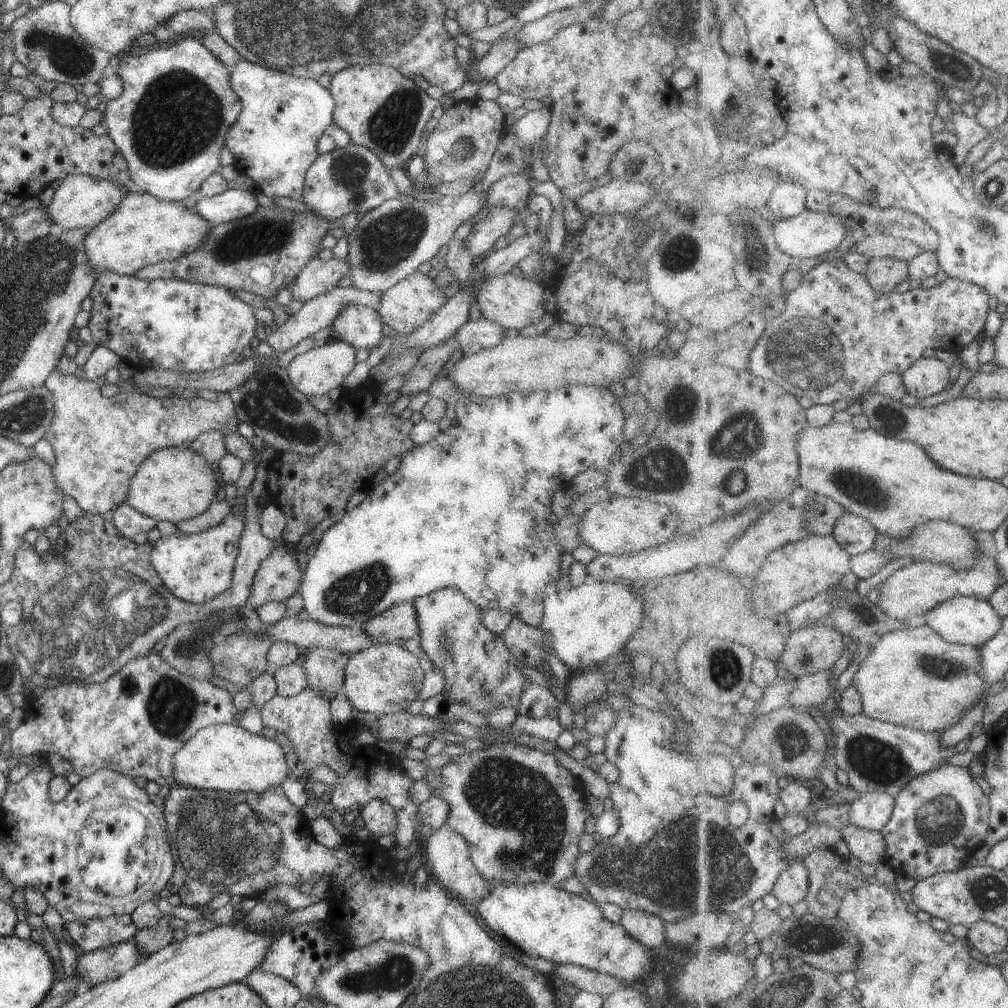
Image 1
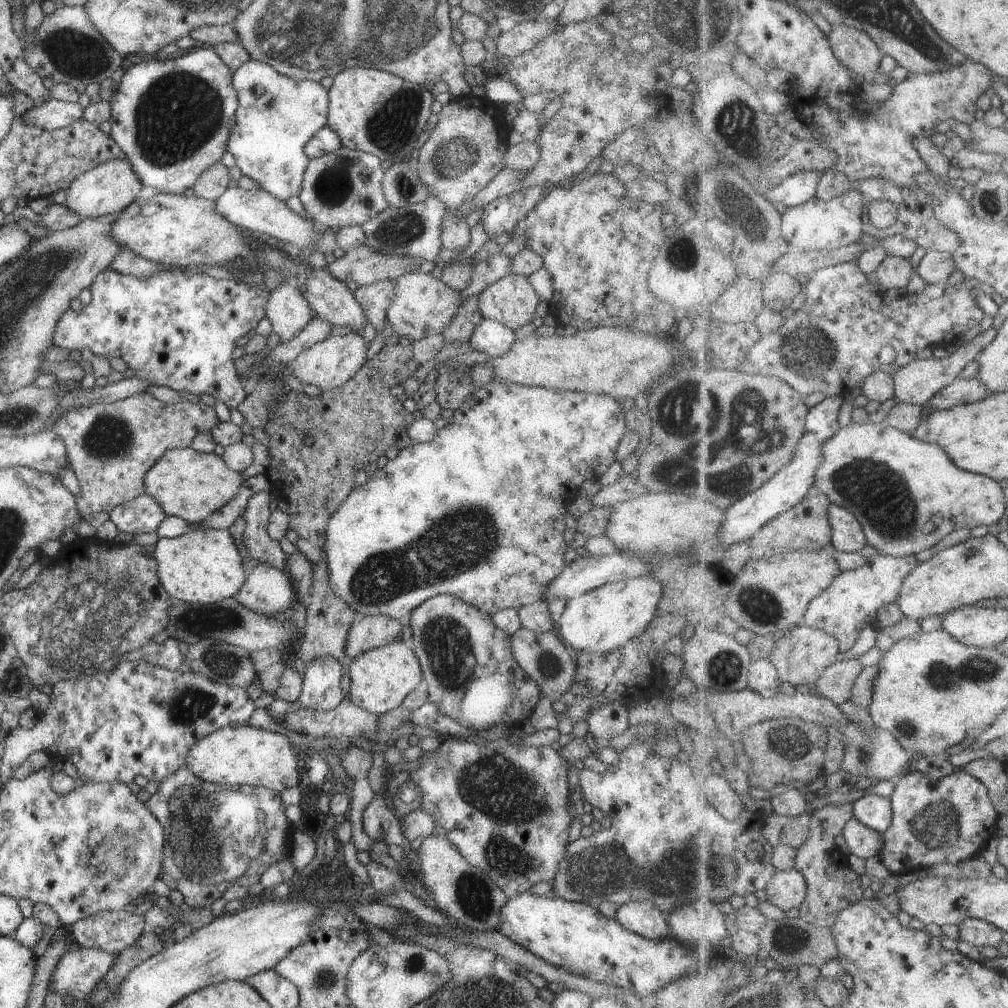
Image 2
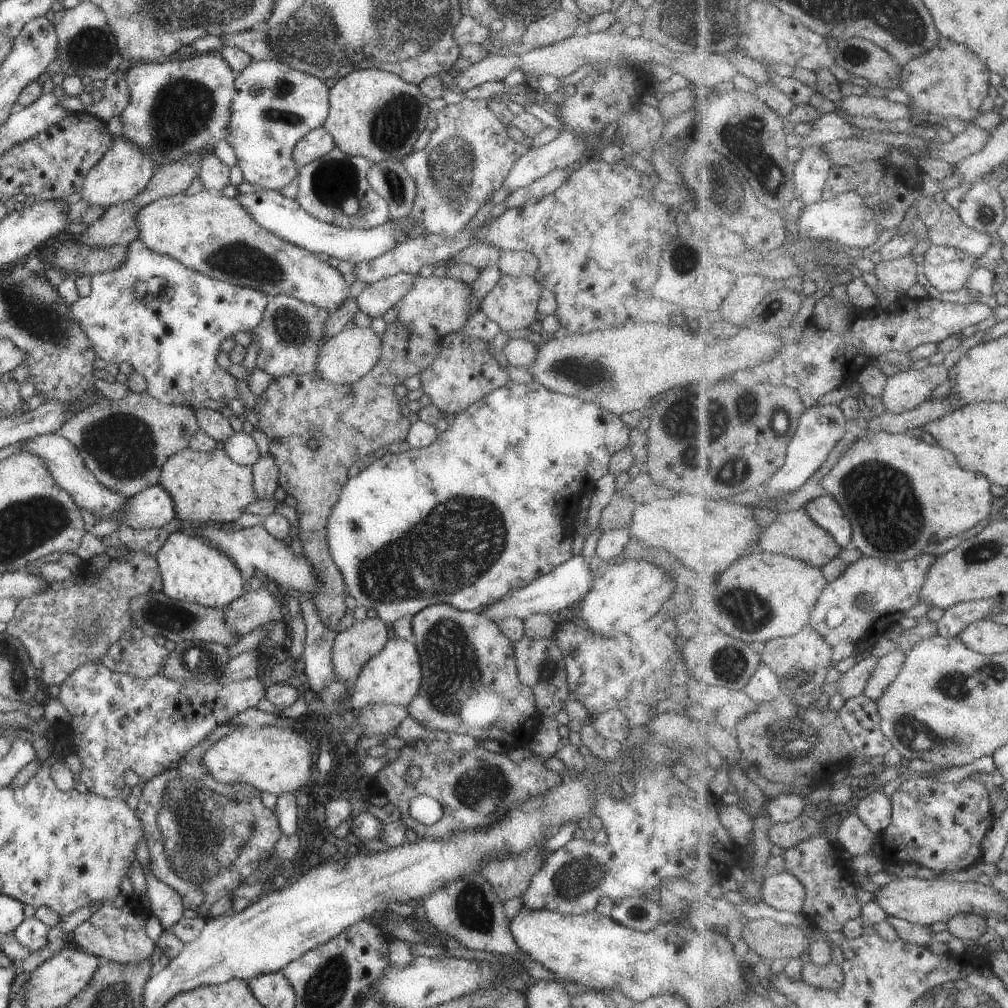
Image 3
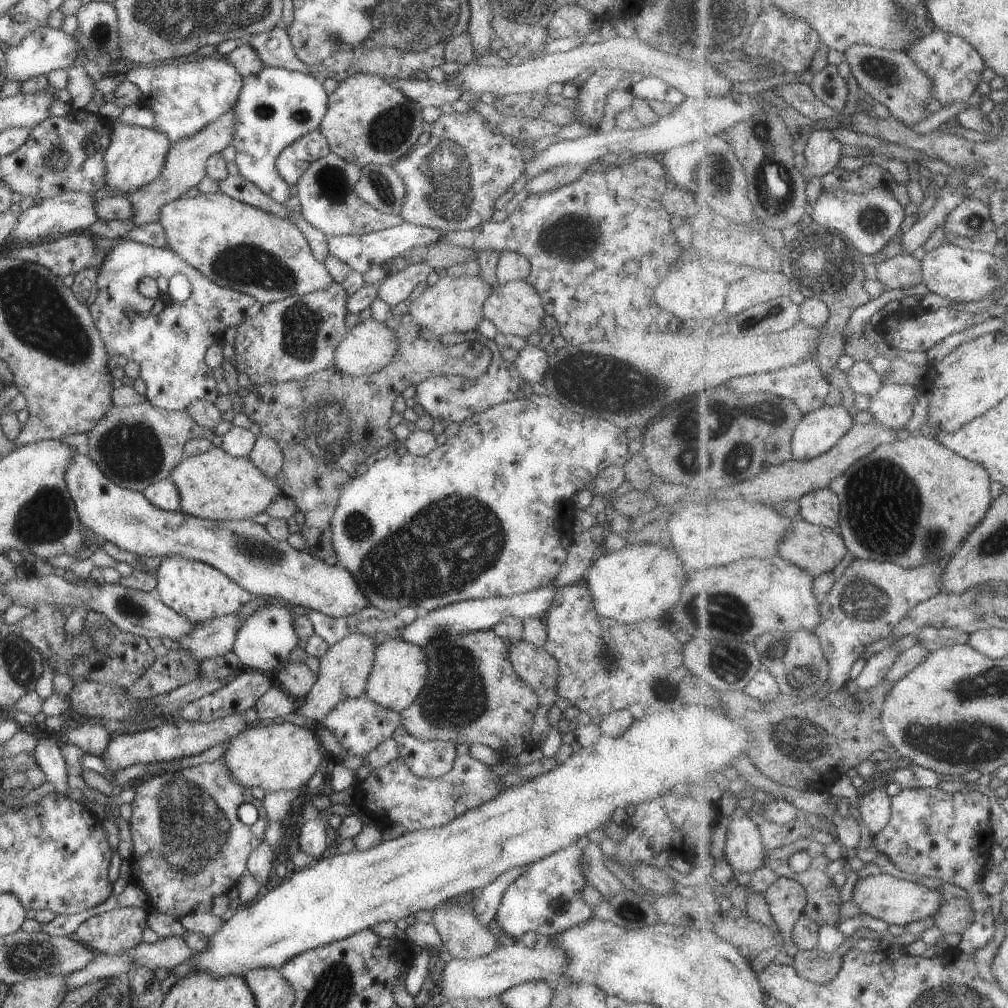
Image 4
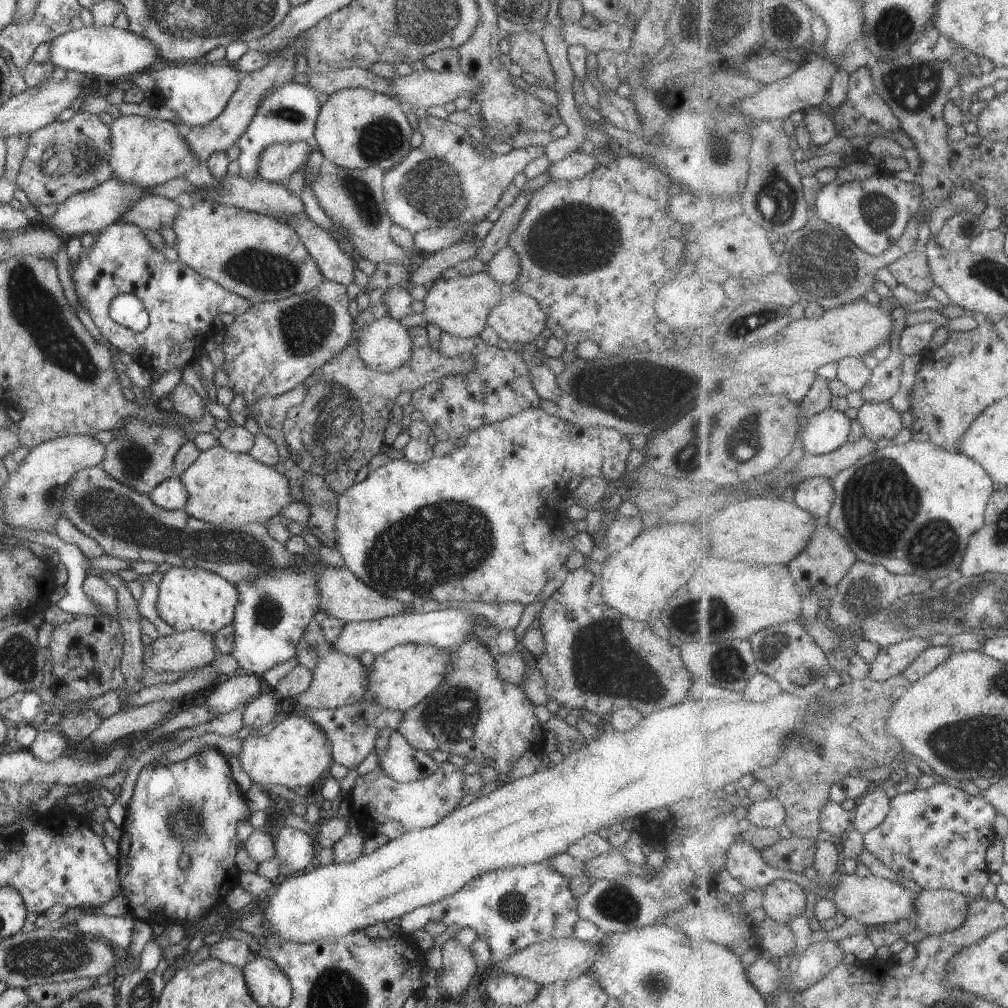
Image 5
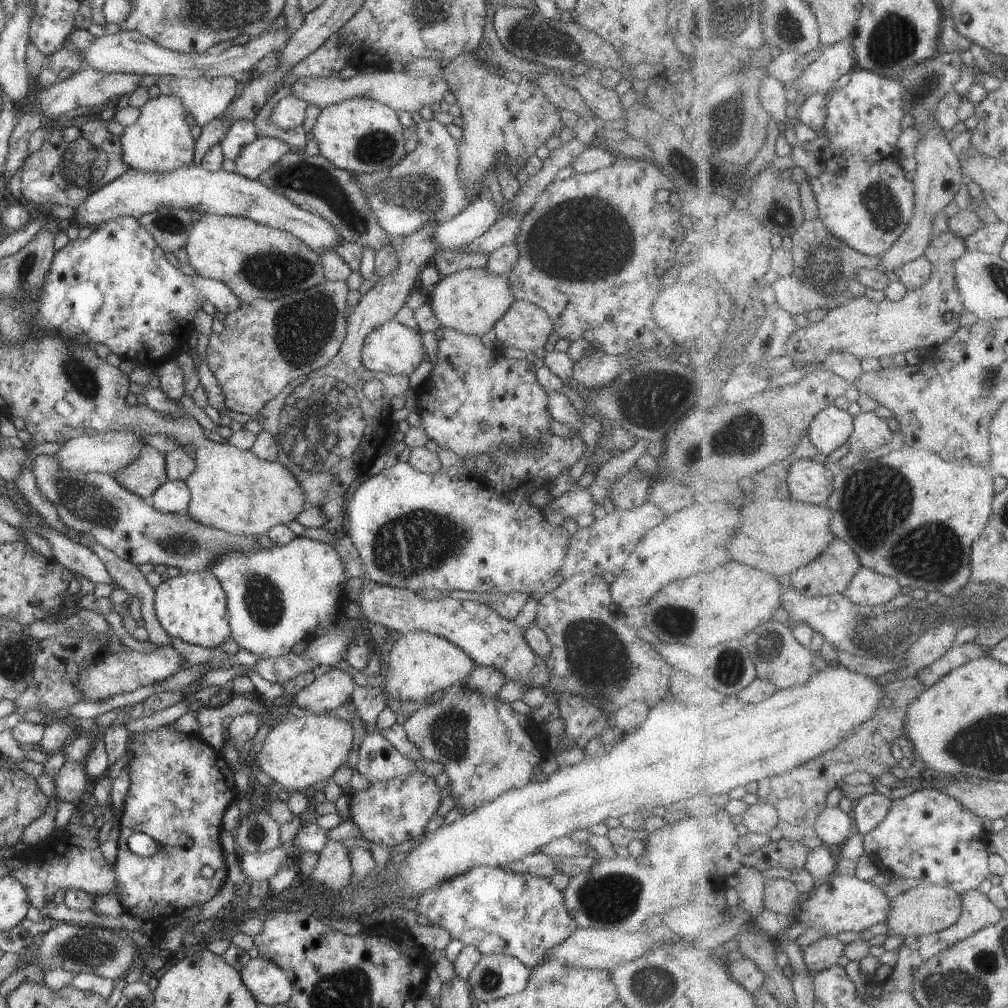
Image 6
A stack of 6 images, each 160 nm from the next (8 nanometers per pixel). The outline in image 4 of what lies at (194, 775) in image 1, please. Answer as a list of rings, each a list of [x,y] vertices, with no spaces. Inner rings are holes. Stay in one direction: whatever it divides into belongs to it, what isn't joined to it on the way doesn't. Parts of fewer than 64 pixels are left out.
[[[280,721],[265,728],[255,724],[229,741],[221,760],[229,770],[229,778],[248,789],[258,787],[269,793],[303,788],[322,764],[323,748],[314,730],[289,722]]]

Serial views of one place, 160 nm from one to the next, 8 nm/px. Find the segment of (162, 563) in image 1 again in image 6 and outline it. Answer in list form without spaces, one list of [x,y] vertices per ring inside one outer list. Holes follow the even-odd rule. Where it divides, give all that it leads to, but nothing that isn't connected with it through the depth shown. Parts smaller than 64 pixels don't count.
[[[208,570],[183,572],[175,578],[167,578],[154,588],[153,593],[157,621],[170,638],[179,638],[203,648],[214,648],[230,636],[225,590]]]

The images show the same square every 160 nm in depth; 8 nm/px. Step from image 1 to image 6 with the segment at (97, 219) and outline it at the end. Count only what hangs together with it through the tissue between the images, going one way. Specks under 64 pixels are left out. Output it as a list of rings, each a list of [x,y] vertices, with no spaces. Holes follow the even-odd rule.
[[[159,93],[155,98],[138,108],[138,117],[133,124],[123,127],[119,135],[121,145],[121,162],[128,169],[137,172],[171,172],[179,167],[193,165],[193,146],[195,141],[189,133],[189,125],[184,117],[186,108],[175,96]]]

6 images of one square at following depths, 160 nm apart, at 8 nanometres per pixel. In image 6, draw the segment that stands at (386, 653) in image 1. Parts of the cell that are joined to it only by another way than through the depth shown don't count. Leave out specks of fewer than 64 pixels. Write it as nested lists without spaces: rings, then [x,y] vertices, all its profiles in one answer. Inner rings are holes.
[[[413,631],[403,633],[401,638],[395,640],[384,666],[382,690],[387,697],[399,702],[424,703],[433,694],[447,689],[452,683],[466,679],[475,663],[463,650],[447,640],[424,631]]]

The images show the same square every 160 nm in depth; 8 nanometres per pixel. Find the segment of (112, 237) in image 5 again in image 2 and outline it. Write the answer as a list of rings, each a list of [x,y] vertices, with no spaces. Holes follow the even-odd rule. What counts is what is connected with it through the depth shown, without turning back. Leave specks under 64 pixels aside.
[[[166,268],[163,272],[155,272],[153,276],[141,280],[110,269],[99,272],[88,287],[91,293],[89,304],[83,305],[79,312],[67,309],[61,320],[57,320],[53,346],[67,351],[88,348],[93,355],[102,356],[106,360],[116,357],[123,360],[127,368],[135,371],[135,376],[147,380],[149,384],[179,392],[183,390],[193,395],[208,394],[229,410],[237,409],[237,404],[245,398],[246,393],[238,380],[231,353],[236,347],[235,342],[254,330],[264,317],[265,300],[269,293],[231,279],[214,280],[204,272],[190,270],[182,273],[181,269],[188,268]]]

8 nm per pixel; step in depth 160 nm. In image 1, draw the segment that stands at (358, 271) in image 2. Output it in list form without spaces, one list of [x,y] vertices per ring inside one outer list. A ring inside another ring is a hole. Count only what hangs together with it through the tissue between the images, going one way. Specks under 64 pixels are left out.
[[[317,256],[311,257],[307,264],[298,272],[291,287],[291,300],[305,302],[317,295],[329,292],[340,278],[349,276],[350,264],[347,259],[321,260]]]

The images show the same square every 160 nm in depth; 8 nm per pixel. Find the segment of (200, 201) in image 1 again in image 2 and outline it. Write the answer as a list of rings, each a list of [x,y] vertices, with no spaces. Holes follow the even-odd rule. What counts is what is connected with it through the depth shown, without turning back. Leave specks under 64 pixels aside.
[[[238,187],[227,188],[215,201],[213,210],[223,216],[227,222],[235,225],[239,229],[245,229],[251,233],[265,234],[266,237],[277,238],[281,242],[287,242],[294,252],[300,252],[307,248],[309,244],[316,244],[315,251],[325,254],[333,252],[335,248],[339,250],[351,250],[363,245],[363,232],[359,225],[350,225],[337,230],[321,228],[321,226],[307,222],[305,218],[297,216],[290,210],[283,200],[277,200],[264,192],[262,189],[253,188],[252,190],[242,190]]]

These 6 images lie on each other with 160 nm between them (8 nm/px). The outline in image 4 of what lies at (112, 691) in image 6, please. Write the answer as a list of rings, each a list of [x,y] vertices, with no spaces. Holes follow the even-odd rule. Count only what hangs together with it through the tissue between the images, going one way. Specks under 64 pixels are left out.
[[[238,612],[223,614],[195,624],[193,632],[181,636],[179,640],[169,645],[189,650],[195,660],[223,657],[232,650],[235,634],[241,628],[241,624],[243,620],[238,618]]]

